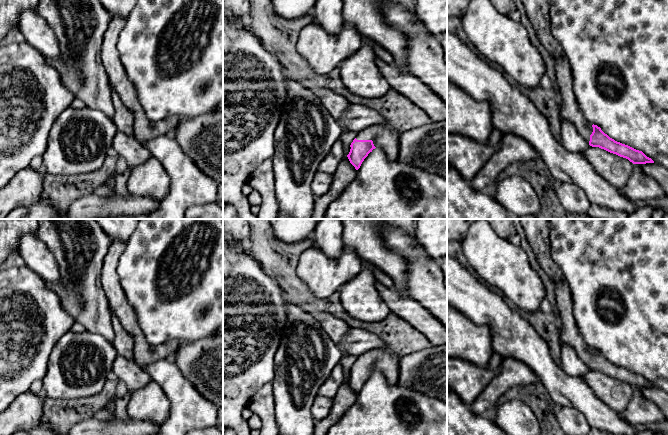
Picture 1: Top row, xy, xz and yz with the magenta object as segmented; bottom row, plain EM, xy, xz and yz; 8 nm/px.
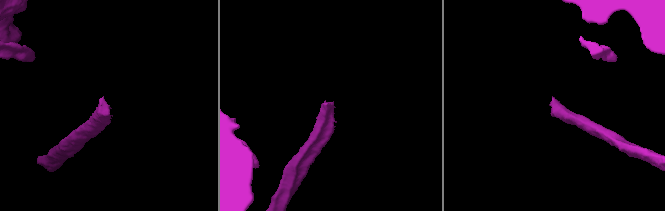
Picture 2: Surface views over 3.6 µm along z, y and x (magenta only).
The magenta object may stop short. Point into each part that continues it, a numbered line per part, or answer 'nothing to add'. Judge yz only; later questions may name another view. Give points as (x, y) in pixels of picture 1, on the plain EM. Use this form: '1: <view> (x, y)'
1: yz (537, 231)

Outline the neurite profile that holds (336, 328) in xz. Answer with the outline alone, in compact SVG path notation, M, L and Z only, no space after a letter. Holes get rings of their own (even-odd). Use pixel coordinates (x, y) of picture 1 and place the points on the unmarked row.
M327 312L314 313L320 321L323 330L327 335L339 346L343 352L343 356L350 355L341 346L341 341L349 329L349 325L343 319L334 317Z

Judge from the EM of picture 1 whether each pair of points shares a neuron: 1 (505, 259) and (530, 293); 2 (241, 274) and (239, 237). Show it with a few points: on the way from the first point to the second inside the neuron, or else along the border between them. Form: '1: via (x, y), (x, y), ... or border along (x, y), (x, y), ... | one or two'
1: via (507, 268), (521, 285) | one
2: border along (233, 241), (243, 252), (251, 257) | two

